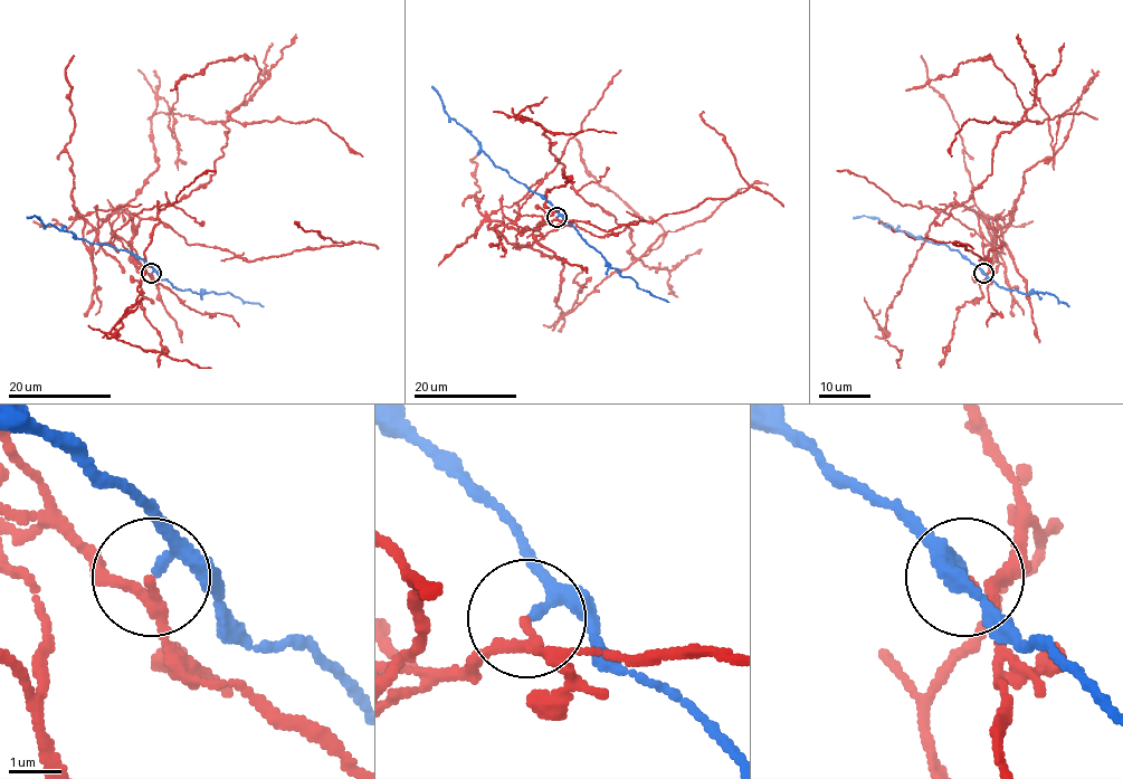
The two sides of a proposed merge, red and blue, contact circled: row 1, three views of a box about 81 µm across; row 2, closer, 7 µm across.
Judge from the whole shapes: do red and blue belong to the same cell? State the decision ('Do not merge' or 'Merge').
Do not merge

